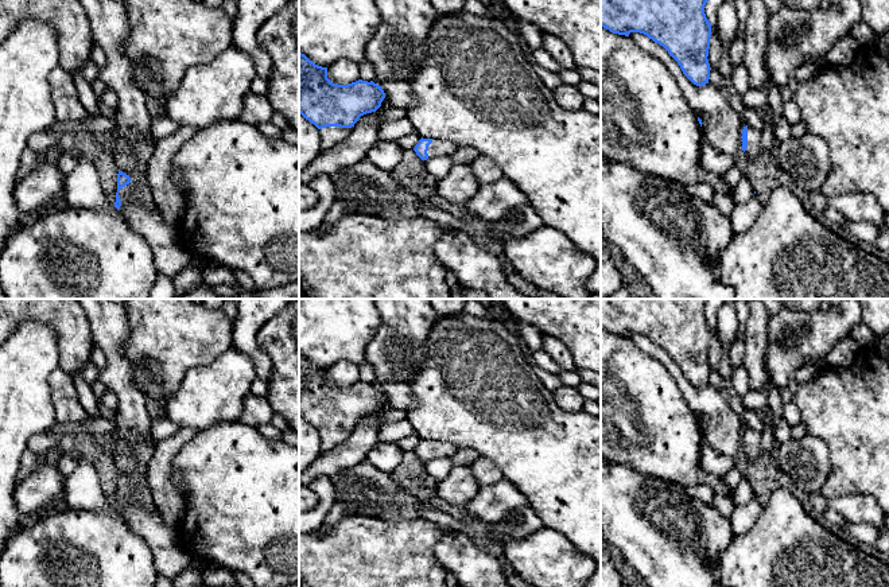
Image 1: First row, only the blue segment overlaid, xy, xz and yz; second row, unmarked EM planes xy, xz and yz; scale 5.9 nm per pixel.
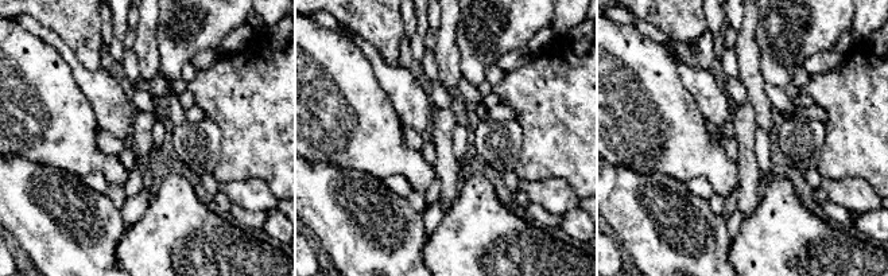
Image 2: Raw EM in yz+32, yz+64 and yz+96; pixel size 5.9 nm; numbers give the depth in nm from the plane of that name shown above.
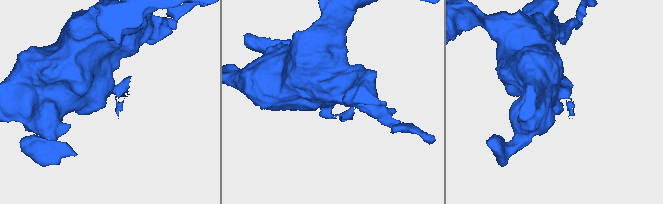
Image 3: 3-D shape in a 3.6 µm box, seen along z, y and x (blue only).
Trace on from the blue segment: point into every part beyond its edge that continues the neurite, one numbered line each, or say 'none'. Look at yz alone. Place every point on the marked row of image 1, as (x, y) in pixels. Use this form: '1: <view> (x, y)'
1: yz (754, 147)

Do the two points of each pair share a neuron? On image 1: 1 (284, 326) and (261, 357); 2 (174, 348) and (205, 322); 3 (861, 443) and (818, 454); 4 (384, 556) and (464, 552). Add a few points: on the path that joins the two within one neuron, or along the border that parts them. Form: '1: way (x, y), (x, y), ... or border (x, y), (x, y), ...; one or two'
1: border (266, 321), (257, 345), (271, 362), (268, 381); two
2: way (182, 339), (197, 330); one
3: border (807, 434), (827, 446), (825, 482); two
4: border (443, 528), (434, 559), (446, 571); two

